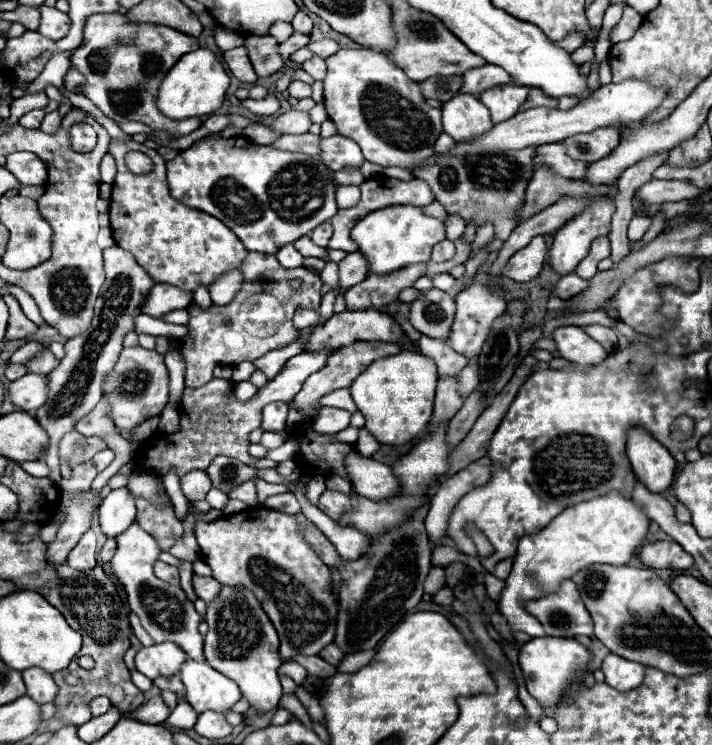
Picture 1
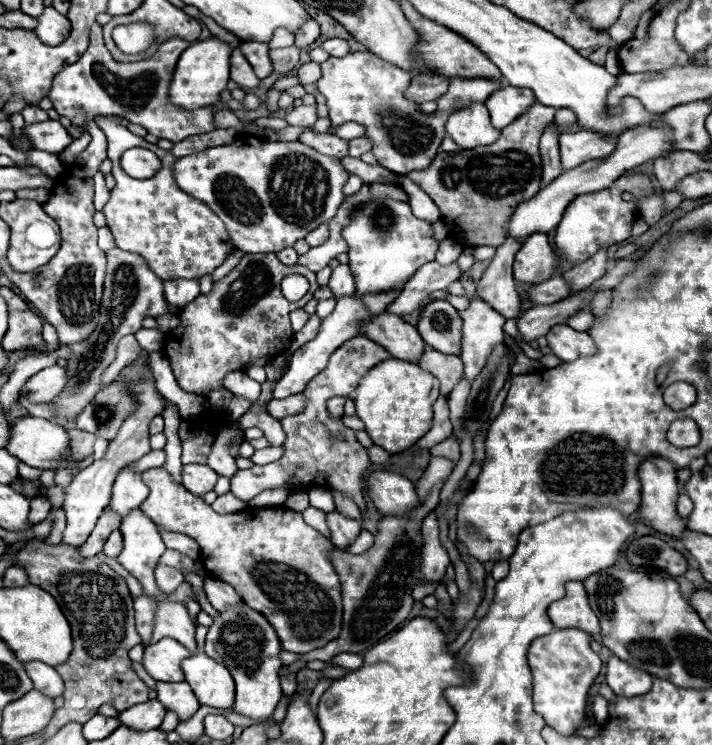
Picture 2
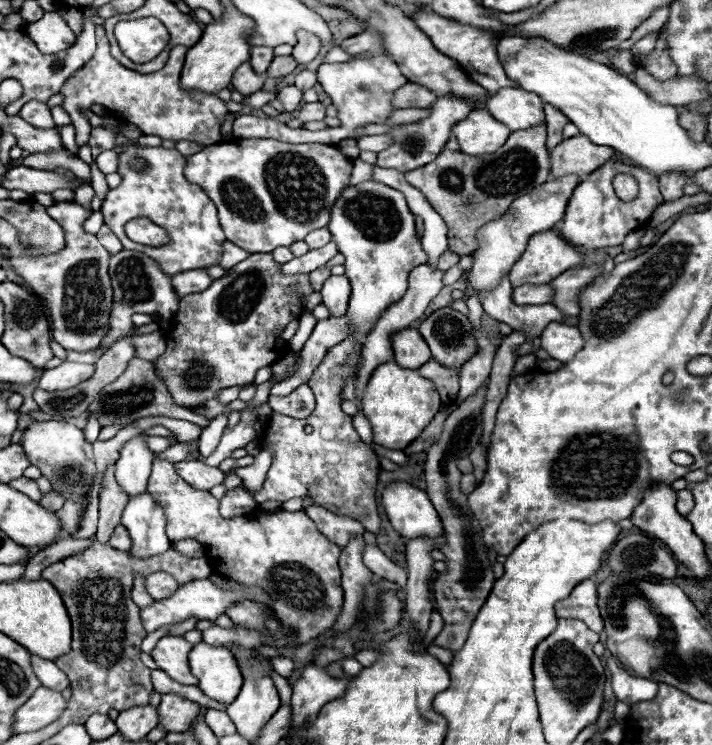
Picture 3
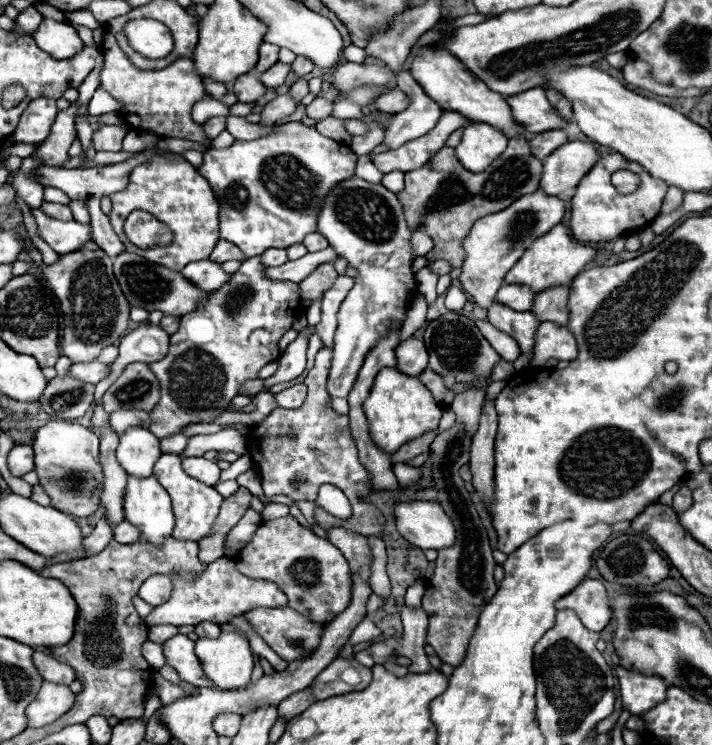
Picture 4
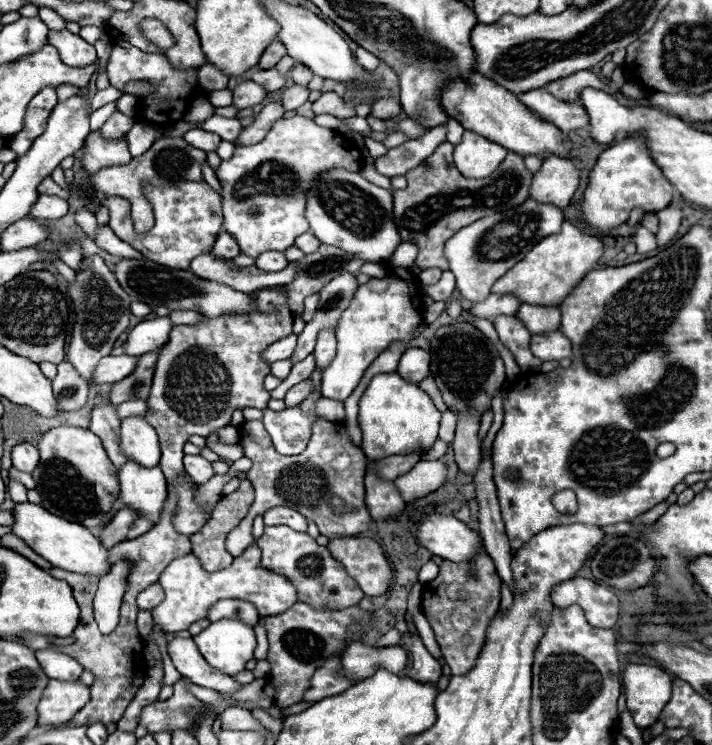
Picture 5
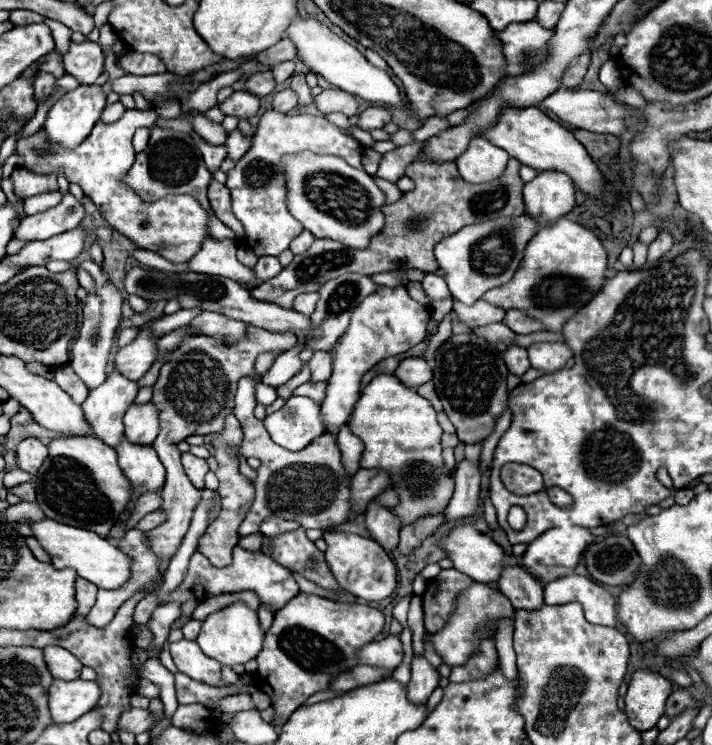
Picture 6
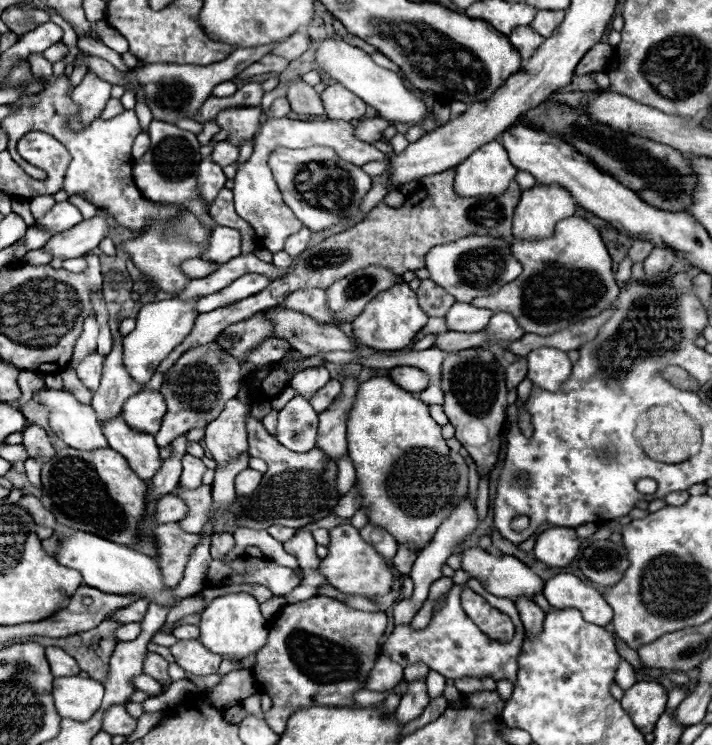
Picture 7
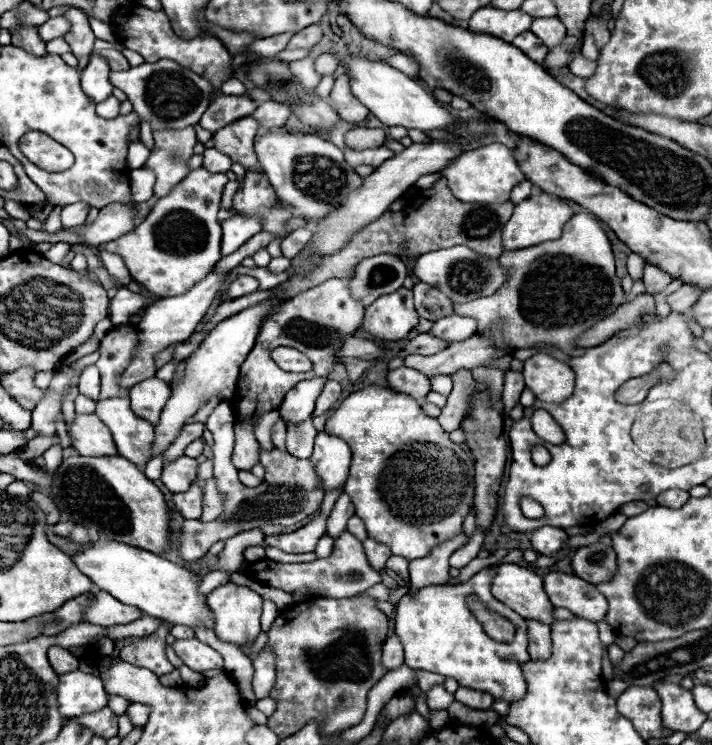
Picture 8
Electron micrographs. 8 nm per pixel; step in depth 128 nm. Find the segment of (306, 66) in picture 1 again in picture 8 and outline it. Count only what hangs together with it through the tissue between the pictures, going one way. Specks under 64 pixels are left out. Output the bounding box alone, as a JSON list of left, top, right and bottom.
[254,100,292,130]

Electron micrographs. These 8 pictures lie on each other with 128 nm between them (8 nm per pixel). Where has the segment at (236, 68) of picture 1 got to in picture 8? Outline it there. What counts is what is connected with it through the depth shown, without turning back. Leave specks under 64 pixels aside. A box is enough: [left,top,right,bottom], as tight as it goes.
[214,116,258,170]

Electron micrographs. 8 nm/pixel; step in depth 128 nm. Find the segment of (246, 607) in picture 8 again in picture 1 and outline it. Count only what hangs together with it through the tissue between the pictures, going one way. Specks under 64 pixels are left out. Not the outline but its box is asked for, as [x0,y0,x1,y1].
[180,660,242,714]

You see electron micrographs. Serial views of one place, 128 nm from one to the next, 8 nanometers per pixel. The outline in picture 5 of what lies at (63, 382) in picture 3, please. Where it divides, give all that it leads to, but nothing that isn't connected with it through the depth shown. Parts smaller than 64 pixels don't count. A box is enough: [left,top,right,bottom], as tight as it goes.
[92,356,138,384]

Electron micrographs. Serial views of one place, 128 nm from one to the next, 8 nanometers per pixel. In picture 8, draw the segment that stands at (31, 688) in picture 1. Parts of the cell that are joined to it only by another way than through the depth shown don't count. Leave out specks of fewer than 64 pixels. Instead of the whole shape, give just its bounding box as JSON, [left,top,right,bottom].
[48,646,80,674]

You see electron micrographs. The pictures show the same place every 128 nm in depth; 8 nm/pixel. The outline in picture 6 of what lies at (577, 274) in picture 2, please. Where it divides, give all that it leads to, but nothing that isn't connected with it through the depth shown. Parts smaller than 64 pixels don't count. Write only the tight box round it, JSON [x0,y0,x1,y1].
[504,310,544,334]

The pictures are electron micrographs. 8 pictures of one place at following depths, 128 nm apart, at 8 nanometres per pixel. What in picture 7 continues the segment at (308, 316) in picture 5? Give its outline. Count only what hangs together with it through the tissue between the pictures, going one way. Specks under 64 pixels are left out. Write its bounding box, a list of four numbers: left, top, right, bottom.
[280,288,332,324]

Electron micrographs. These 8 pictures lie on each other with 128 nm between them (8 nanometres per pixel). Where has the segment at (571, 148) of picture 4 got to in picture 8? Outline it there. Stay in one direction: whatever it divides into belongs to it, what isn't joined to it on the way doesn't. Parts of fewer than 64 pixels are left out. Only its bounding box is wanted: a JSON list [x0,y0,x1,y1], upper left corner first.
[502,192,574,250]

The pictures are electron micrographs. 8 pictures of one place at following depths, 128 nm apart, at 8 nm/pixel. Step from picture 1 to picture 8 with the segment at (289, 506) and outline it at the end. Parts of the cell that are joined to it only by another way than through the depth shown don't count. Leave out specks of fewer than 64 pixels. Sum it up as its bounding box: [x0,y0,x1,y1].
[244,530,382,598]

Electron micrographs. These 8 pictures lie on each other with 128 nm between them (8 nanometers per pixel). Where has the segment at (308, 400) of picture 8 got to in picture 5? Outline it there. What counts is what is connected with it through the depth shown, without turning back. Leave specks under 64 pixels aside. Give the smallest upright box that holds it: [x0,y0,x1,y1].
[316,330,336,370]

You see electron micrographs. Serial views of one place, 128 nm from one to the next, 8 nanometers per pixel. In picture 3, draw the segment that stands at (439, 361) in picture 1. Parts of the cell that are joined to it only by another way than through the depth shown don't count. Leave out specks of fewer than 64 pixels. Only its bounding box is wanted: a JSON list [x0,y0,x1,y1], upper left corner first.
[418,360,460,406]

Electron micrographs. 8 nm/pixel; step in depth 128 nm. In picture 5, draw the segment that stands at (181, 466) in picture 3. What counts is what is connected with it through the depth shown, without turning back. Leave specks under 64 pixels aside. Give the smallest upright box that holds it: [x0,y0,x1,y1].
[184,456,216,484]

